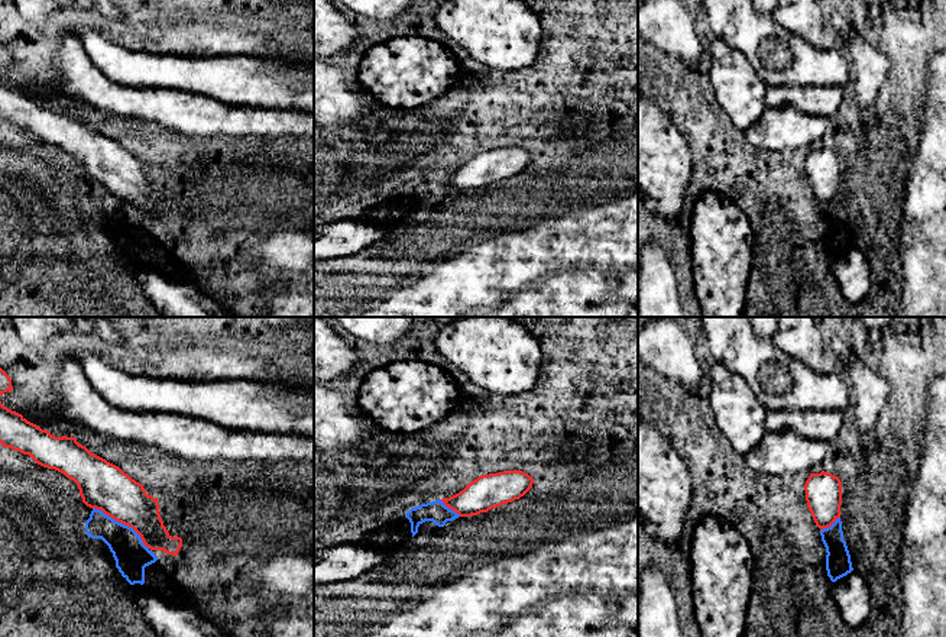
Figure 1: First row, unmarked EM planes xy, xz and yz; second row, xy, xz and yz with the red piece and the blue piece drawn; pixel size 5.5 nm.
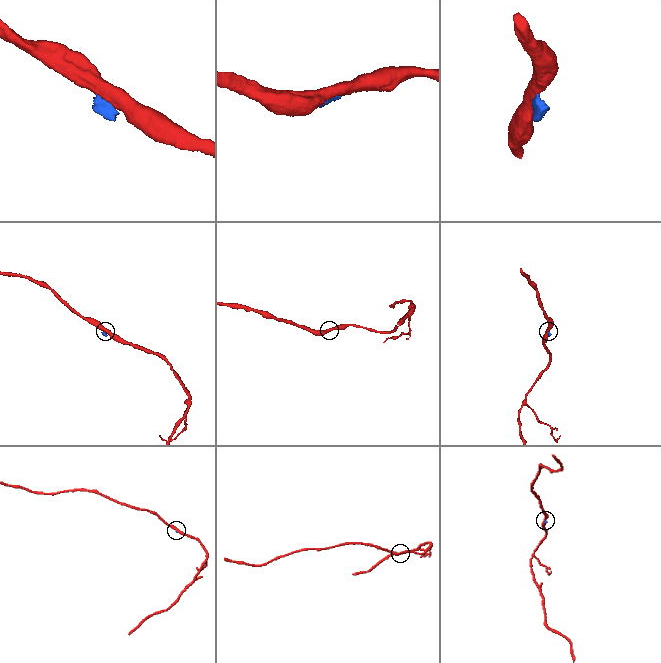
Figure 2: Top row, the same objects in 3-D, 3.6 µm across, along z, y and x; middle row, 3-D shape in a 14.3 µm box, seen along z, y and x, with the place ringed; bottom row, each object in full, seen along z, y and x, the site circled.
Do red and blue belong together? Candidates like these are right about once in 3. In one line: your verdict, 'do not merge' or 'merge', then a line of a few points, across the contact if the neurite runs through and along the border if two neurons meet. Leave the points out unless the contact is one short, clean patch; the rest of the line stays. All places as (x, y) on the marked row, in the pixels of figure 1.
do not merge | xy (93, 507), (128, 524), (151, 550)

